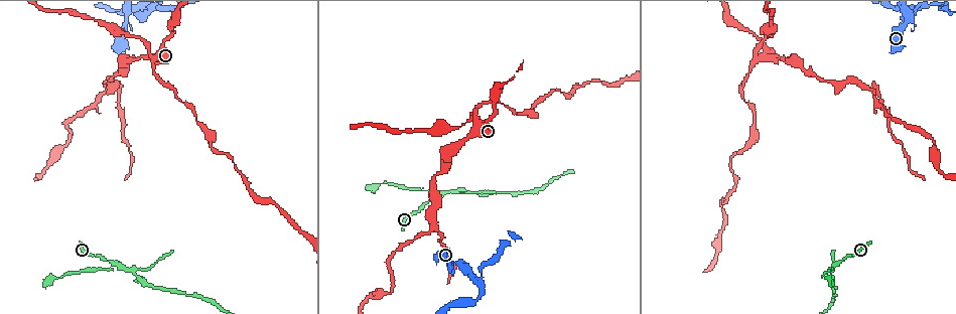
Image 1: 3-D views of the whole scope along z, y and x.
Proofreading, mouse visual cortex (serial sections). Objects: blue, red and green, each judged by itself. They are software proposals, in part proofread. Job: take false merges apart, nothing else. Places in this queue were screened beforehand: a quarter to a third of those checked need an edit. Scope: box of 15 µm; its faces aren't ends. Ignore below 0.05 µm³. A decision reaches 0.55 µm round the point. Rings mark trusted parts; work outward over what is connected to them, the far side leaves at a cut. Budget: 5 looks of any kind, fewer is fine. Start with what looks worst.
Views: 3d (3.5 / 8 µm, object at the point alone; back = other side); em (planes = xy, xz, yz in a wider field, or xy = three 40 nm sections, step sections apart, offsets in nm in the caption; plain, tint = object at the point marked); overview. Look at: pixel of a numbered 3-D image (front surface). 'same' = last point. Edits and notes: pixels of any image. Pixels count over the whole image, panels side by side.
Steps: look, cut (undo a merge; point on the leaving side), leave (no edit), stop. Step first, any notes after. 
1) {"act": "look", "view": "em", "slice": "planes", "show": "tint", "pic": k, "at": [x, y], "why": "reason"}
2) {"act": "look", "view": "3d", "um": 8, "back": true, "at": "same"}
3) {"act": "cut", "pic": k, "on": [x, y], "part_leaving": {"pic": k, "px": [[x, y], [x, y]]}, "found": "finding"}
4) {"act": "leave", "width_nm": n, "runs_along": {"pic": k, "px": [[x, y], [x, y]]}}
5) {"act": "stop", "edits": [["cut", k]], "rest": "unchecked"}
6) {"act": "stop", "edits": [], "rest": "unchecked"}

{"act": "look", "view": "3d", "um": 3.5, "pic": 1, "at": [871, 90], "why": "branch point"}

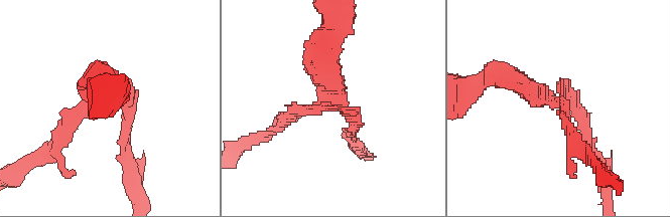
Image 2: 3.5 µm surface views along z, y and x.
{"act": "look", "view": "em", "slice": "xy", "step": 2, "show": "tint", "pic": 2, "at": [331, 99], "arms": 3, "arm_widths_nm": [150, 200, 350], "why": "need the tissue"}

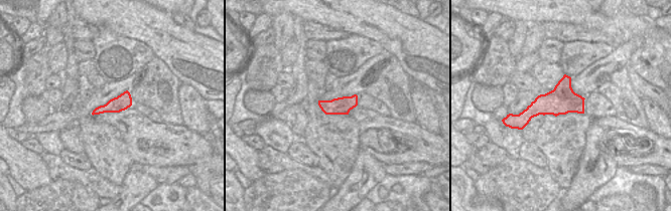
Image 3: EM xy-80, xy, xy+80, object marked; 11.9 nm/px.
{"act": "leave", "found": "all the same cell"}

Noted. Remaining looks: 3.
{"act": "look", "view": "3d", "um": 3.5, "pic": 1, "at": [904, 10], "why": "narrows sharply"}

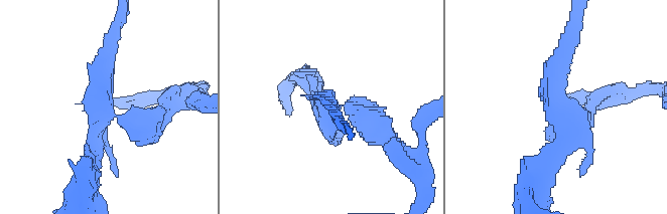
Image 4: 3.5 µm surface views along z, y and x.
{"act": "look", "view": "em", "slice": "xy", "step": 5, "show": "tint", "pic": 4, "at": [560, 114]}

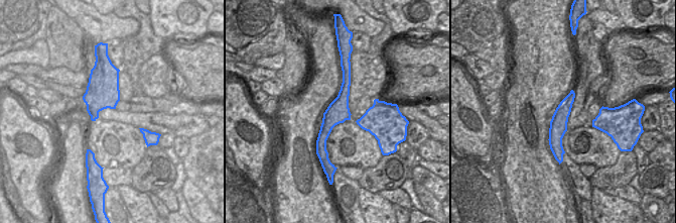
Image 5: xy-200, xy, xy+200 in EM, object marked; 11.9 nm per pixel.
{"act": "leave", "width_nm": 260, "runs_along": {"pic": 5, "px": [[348, 70], [339, 110], [322, 136], [324, 153]]}, "found": "one cell here"}

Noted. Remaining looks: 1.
{"act": "stop", "edits": [], "rest": "unchecked"}

